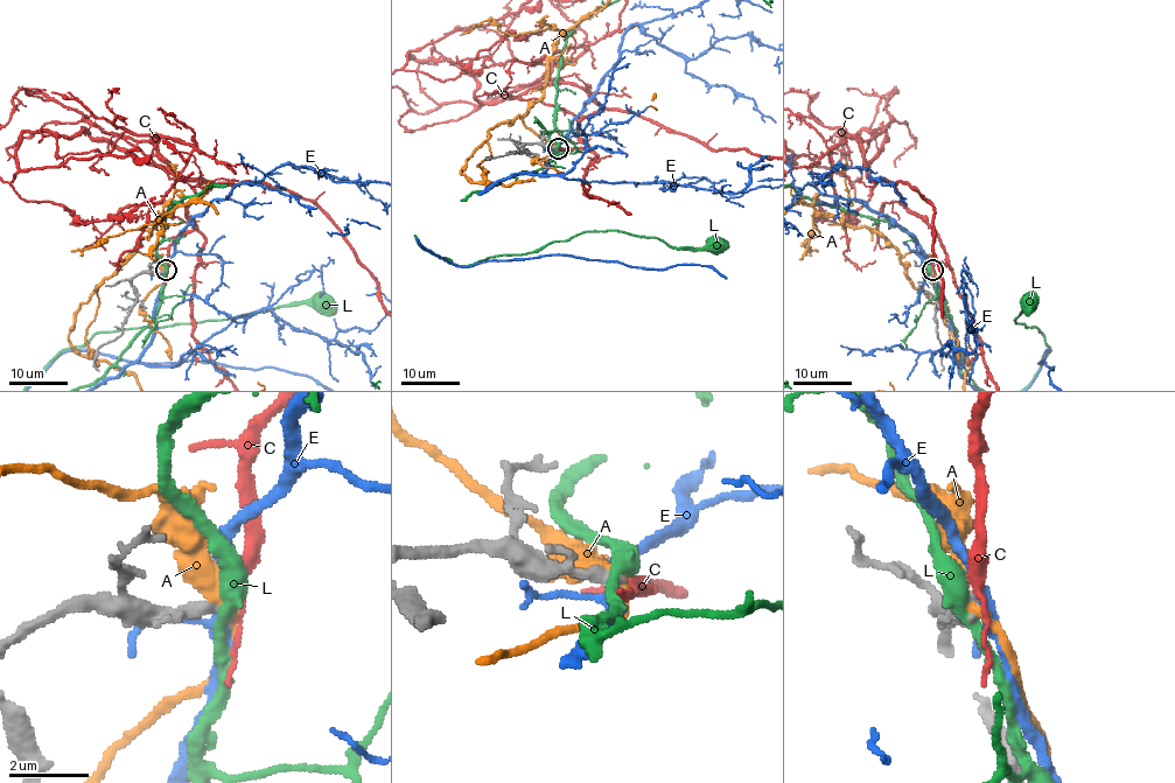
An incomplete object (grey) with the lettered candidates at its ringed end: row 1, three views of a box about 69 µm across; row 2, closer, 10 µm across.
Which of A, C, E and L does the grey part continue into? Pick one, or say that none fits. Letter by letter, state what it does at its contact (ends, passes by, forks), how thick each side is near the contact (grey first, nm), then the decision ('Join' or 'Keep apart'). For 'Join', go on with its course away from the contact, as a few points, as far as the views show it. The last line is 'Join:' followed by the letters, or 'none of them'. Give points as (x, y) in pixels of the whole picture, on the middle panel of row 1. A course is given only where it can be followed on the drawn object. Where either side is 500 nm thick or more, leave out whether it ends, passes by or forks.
A: It passes by. Thickness 380 nm (grey) against 360 nm. Keep apart
C: It passes by. Thickness 360 nm (grey) against 280 nm. Join
E: It forks there. Thickness 360 nm (grey) against 240 nm. Keep apart
L: It passes by. Thickness 360 nm (grey) against 400 nm. Keep apart
Join: C

